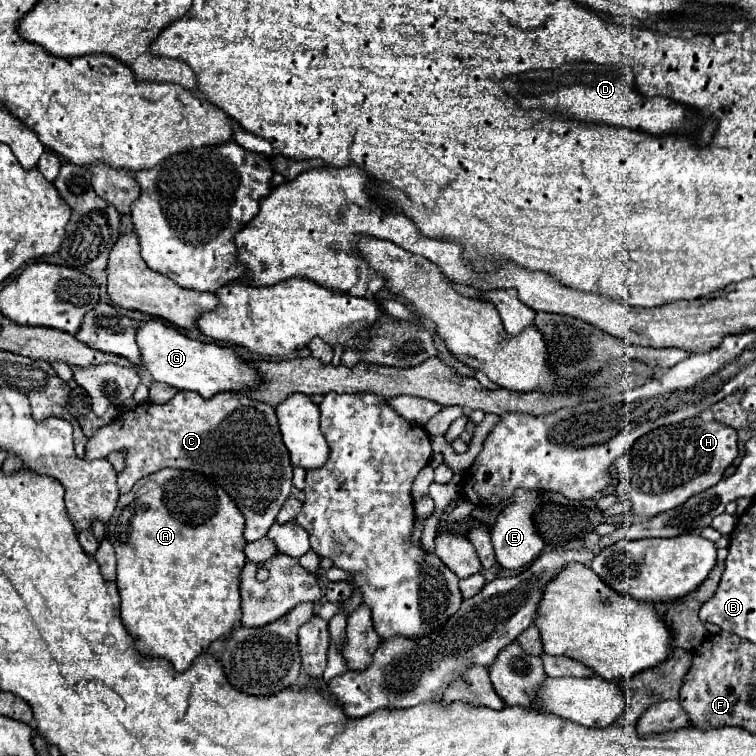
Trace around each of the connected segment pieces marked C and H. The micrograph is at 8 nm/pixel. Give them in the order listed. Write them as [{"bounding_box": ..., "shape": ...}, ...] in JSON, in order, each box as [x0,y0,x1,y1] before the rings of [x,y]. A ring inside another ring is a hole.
[{"bounding_box":[84,392,292,542],"shape":[[[178,392],[170,402],[156,406],[156,404],[140,404],[134,410],[126,410],[124,414],[116,416],[108,426],[100,428],[86,444],[84,460],[92,462],[96,458],[106,458],[114,450],[128,450],[126,456],[126,470],[118,474],[118,488],[120,494],[130,492],[132,486],[162,468],[178,468],[178,470],[196,470],[214,482],[218,482],[228,496],[236,502],[238,510],[246,518],[246,532],[244,538],[248,542],[260,540],[266,536],[268,528],[274,524],[276,514],[280,512],[282,504],[292,494],[292,464],[288,450],[282,442],[278,420],[274,408],[268,404],[260,404],[244,394],[236,392],[220,392],[212,398],[202,398],[196,392]]]},{"bounding_box":[616,416,738,518],"shape":[[[698,416],[674,426],[656,428],[644,434],[636,444],[616,458],[616,492],[628,496],[632,512],[642,518],[658,516],[660,512],[678,508],[694,494],[718,484],[724,470],[738,456],[738,434],[722,422],[704,422]],[[624,476],[630,476],[624,482]]]}]

